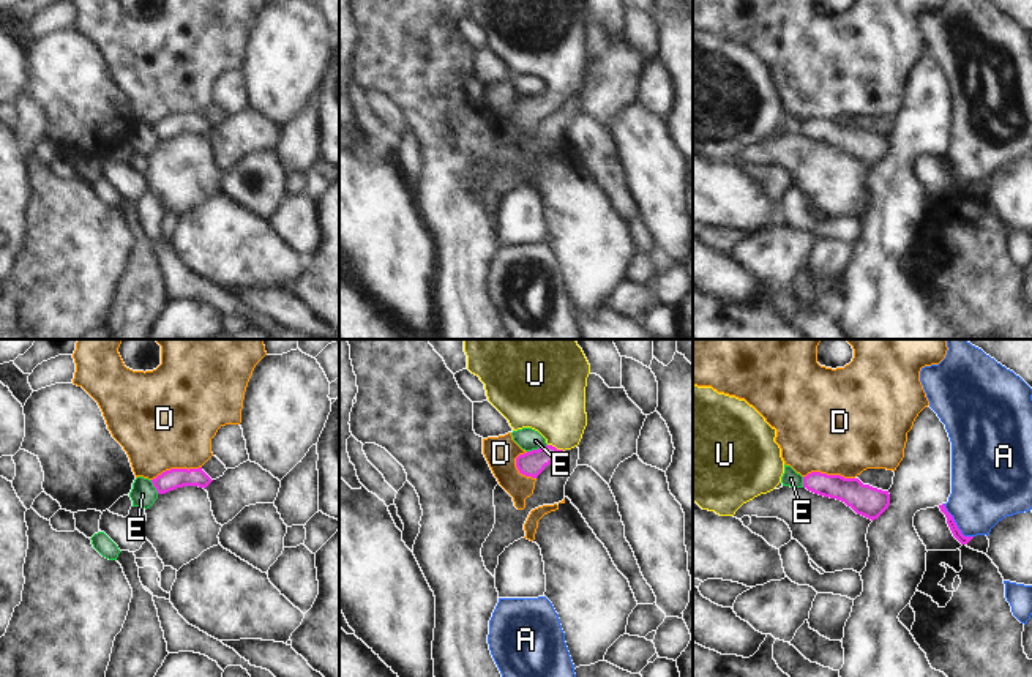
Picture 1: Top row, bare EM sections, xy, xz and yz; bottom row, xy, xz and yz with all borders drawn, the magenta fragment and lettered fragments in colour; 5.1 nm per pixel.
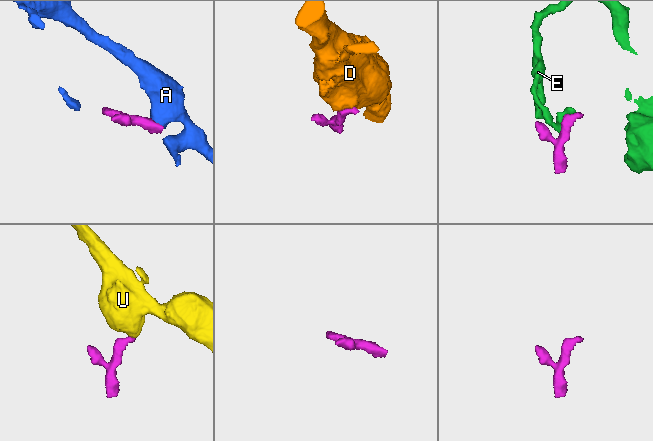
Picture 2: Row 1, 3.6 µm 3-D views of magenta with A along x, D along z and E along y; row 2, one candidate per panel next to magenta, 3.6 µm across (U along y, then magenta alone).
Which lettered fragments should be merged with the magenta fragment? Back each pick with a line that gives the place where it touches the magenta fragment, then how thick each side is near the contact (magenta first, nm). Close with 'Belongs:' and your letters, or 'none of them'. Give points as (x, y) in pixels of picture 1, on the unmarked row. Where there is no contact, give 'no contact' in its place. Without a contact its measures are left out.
U: meets magenta in xz at (554, 93); 130 nm thick on the magenta side, 360 nm on the other
Belongs: U

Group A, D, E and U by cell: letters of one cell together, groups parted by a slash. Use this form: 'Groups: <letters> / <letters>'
Groups: A / D / E / U

